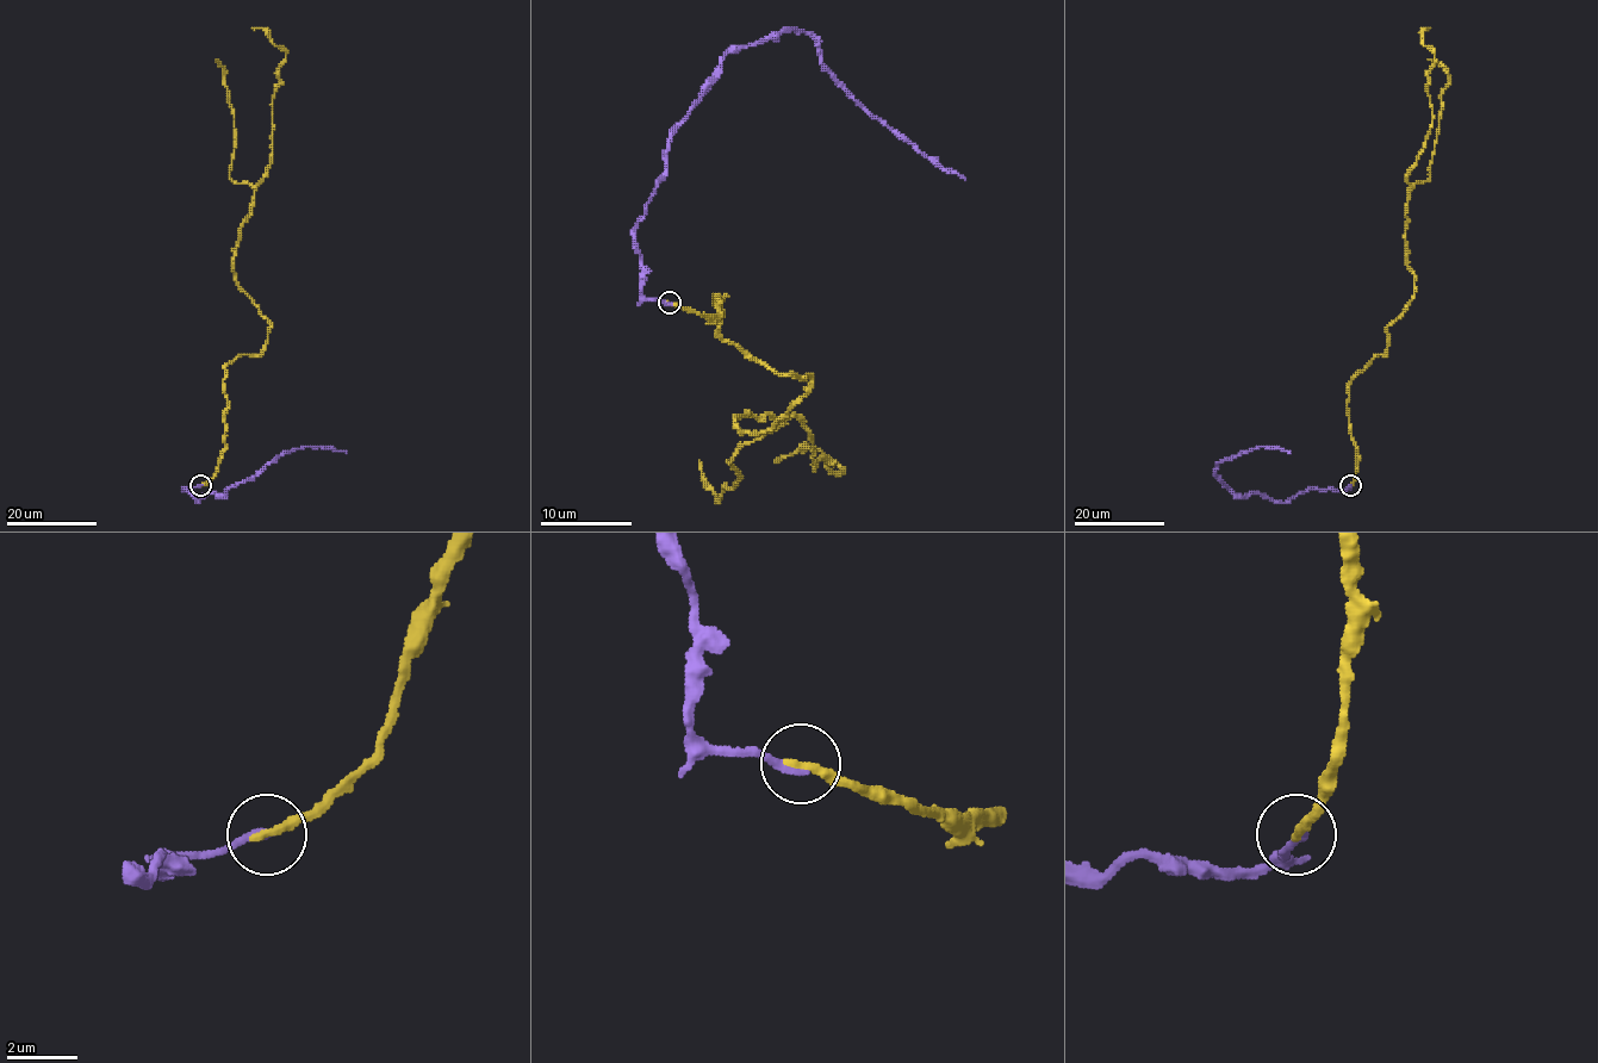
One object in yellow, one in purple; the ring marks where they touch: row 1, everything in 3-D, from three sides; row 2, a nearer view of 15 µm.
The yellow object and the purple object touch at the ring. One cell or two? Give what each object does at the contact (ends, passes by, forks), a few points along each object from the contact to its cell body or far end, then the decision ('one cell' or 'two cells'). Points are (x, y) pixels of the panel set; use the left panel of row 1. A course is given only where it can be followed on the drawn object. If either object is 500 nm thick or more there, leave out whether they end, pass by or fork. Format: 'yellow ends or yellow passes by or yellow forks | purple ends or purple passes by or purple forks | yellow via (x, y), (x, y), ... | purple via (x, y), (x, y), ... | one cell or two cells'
yellow ends | purple ends | yellow via (200, 485), (225, 446), (224, 367), (260, 355), (271, 323), (234, 265), (271, 162), (285, 57), (253, 28) | purple via (200, 485), (184, 490), (198, 502), (207, 493), (223, 496), (254, 478), (286, 453), (304, 447), (347, 453) | two cells

